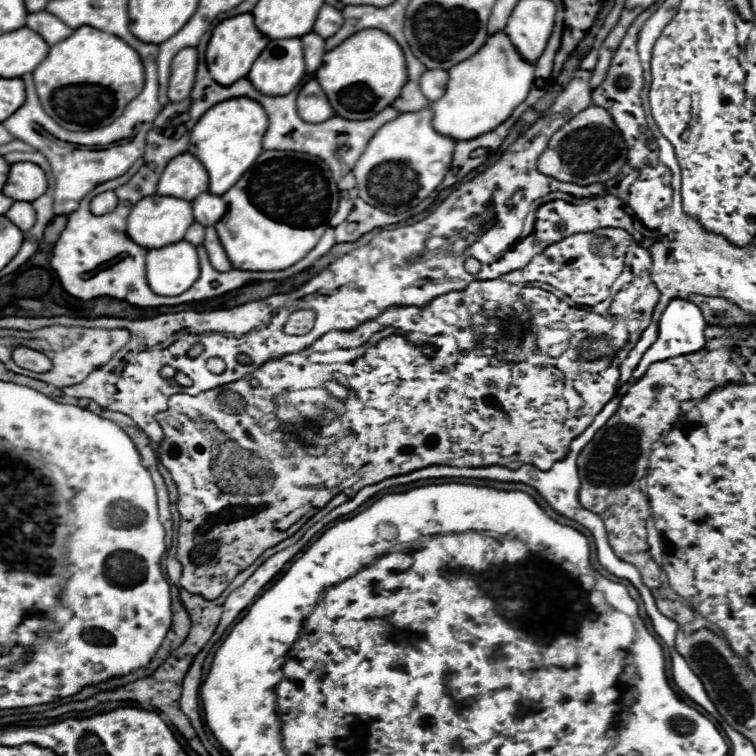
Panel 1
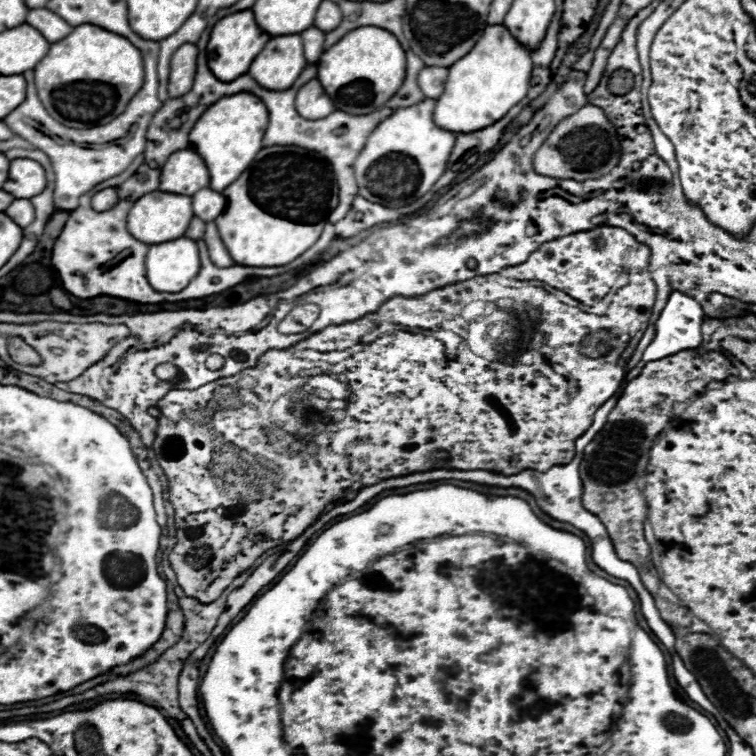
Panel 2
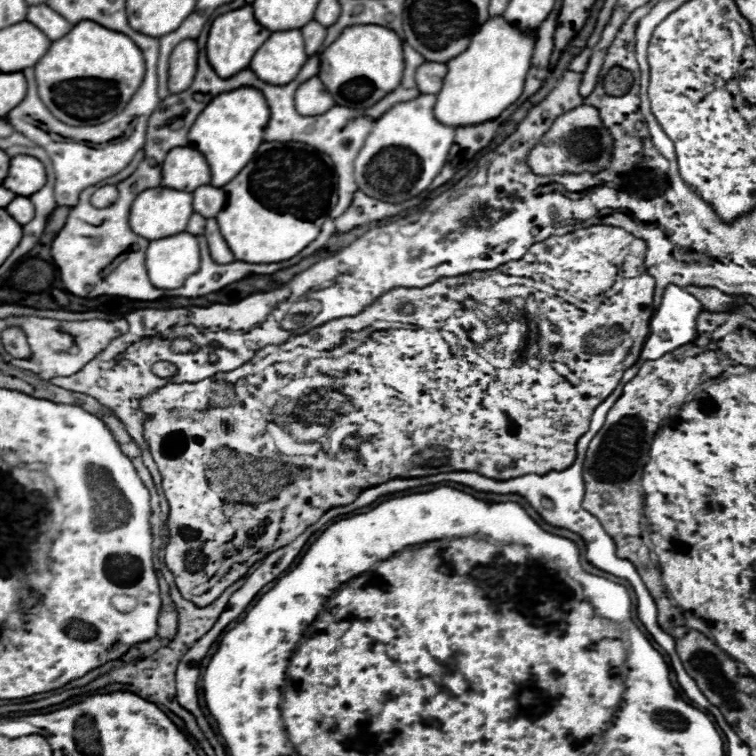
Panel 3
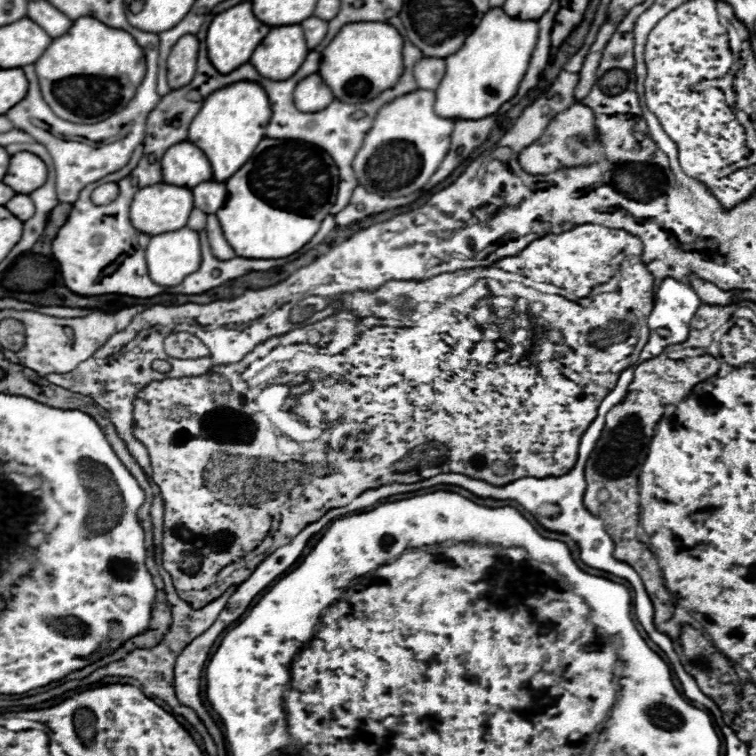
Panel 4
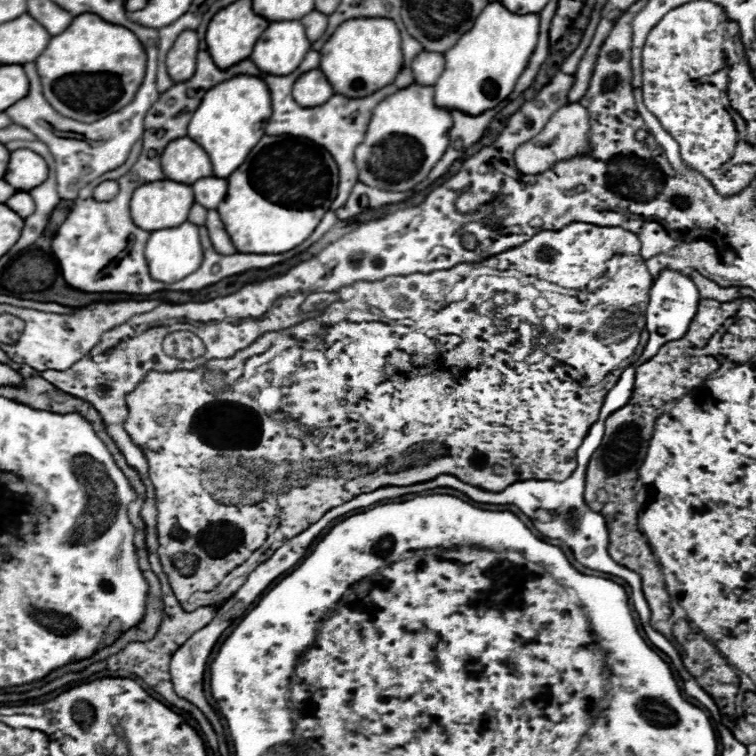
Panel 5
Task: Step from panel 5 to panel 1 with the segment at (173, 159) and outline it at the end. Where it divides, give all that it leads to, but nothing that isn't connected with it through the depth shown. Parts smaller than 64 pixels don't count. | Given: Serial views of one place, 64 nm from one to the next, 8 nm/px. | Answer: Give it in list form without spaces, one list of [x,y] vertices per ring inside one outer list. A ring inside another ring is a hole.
[[[190,152],[174,156],[166,164],[166,170],[158,182],[160,196],[174,196],[184,200],[194,200],[200,192],[208,190],[208,174],[202,162],[194,158]]]

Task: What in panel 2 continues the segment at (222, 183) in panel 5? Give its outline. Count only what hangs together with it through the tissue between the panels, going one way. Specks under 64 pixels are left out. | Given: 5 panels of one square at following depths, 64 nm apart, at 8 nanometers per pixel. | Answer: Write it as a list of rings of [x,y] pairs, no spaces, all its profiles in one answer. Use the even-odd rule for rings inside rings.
[[[206,188],[206,190],[198,190],[198,194],[192,196],[192,206],[194,206],[194,216],[202,218],[204,222],[212,222],[224,212],[226,198],[216,190]]]

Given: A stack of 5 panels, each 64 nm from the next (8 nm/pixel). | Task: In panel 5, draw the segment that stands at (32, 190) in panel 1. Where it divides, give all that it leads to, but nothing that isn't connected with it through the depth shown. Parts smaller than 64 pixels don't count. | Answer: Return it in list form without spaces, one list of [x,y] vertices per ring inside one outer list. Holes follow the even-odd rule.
[[[18,148],[10,154],[8,170],[6,170],[6,182],[14,186],[16,190],[32,190],[38,184],[42,184],[44,178],[44,158],[28,148]]]

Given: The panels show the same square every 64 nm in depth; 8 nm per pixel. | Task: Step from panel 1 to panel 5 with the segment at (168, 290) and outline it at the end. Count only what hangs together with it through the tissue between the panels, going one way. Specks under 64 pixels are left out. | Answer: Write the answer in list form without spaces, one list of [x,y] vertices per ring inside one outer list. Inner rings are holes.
[[[186,220],[176,228],[162,228],[158,232],[150,232],[150,238],[144,248],[144,256],[150,268],[150,276],[154,280],[160,280],[166,284],[182,280],[184,276],[198,270],[198,266],[202,264],[202,246],[198,236],[198,226]]]

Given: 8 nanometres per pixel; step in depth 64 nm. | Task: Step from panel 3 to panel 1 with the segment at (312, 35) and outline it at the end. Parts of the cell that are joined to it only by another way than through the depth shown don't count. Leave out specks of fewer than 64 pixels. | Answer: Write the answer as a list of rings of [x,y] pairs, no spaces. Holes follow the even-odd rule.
[[[316,32],[302,36],[302,48],[304,48],[304,58],[306,58],[306,72],[314,74],[322,66],[322,58],[326,54],[324,50],[324,38],[318,36]]]

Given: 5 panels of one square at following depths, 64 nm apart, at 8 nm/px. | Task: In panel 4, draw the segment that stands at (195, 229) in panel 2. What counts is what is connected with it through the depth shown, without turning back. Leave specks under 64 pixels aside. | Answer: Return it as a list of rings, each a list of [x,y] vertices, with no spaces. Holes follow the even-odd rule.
[[[192,210],[190,212],[190,218],[188,218],[188,226],[192,230],[202,230],[206,226],[206,214],[202,214],[202,210]]]

